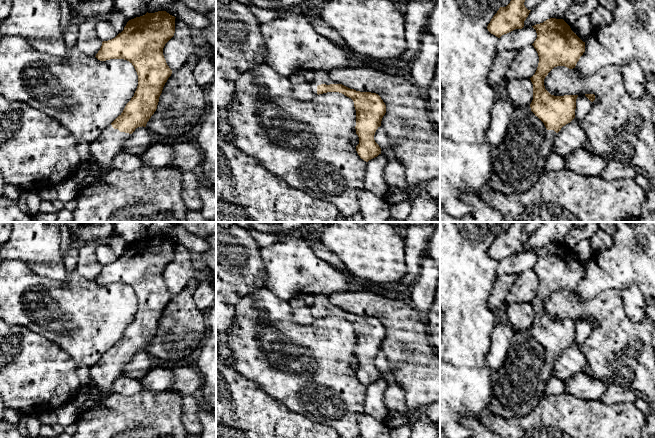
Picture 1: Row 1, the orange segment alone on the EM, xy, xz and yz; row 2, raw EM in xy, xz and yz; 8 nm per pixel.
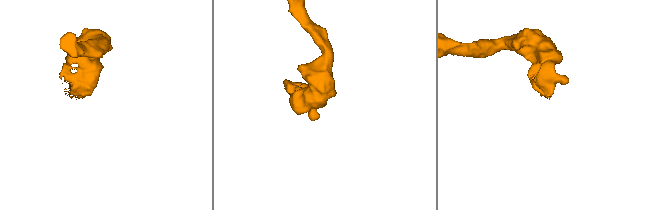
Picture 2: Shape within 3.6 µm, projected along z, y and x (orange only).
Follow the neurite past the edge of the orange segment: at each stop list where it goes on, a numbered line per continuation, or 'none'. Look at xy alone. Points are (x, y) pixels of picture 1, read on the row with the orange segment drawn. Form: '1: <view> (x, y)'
1: xy (109, 144)

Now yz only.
1: yz (519, 160)

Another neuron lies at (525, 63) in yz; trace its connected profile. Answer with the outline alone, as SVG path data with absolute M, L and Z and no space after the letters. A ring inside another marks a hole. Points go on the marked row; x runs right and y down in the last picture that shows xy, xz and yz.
M528 45L517 51L517 54L505 74L505 81L519 78L530 79L536 72L539 56L533 45Z

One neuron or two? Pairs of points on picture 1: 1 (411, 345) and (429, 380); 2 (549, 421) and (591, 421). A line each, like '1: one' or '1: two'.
1: one
2: one

